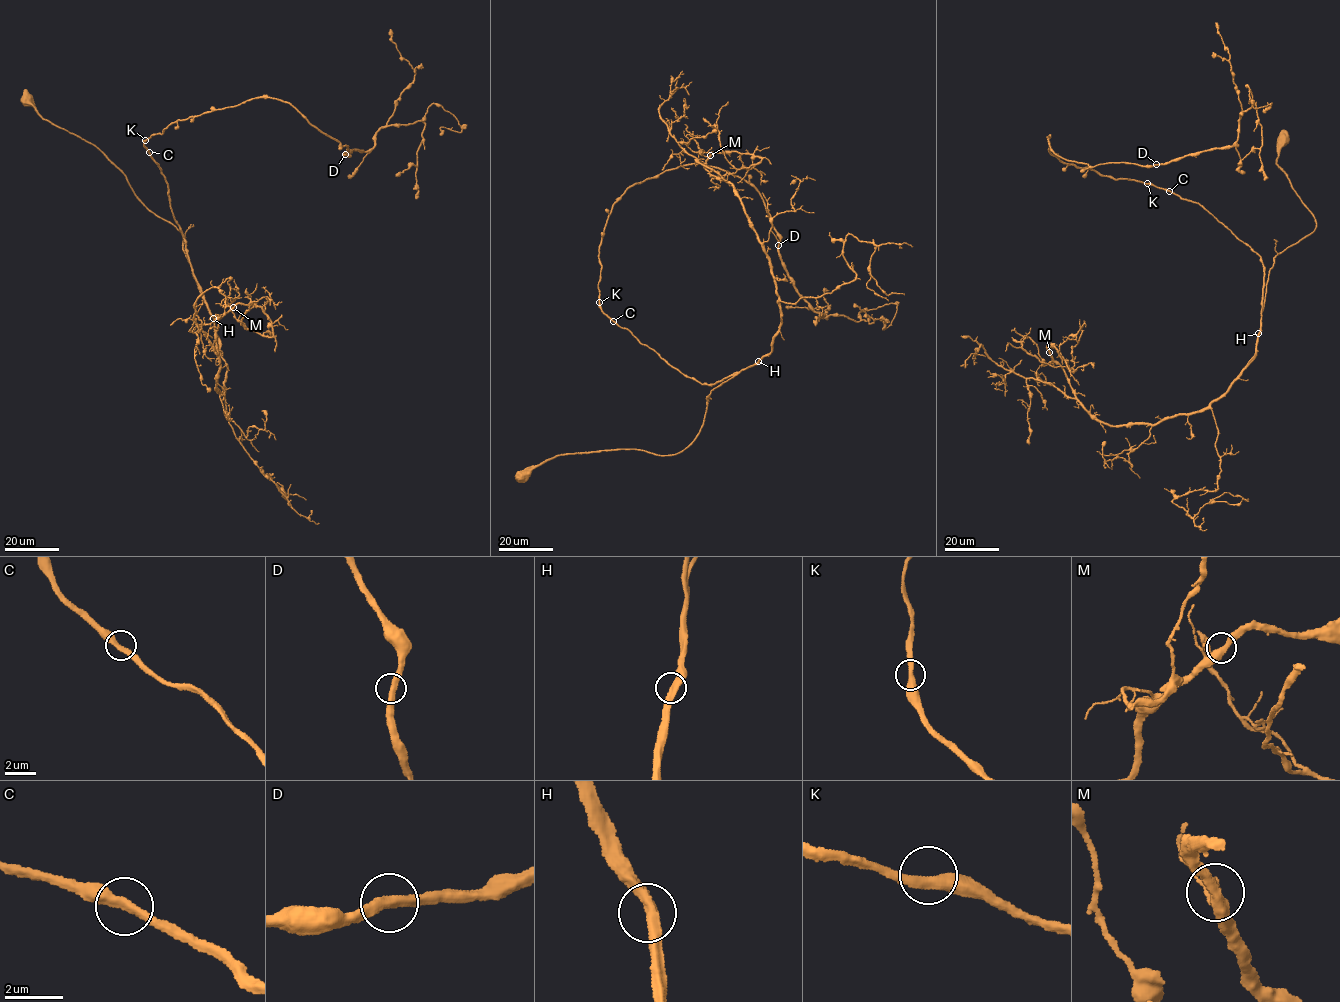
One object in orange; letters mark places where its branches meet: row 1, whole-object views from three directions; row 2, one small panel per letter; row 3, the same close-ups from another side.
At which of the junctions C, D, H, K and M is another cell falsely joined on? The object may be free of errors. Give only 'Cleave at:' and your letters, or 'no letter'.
Cleave at: no letter

